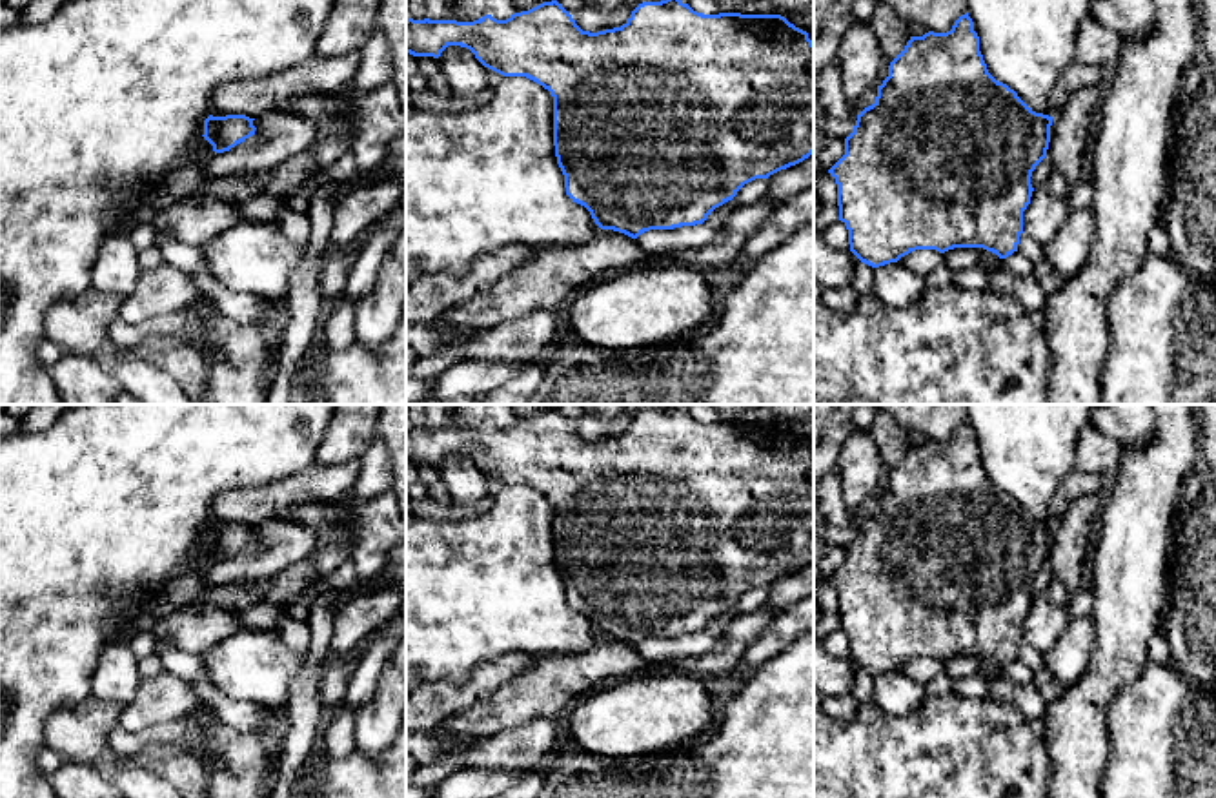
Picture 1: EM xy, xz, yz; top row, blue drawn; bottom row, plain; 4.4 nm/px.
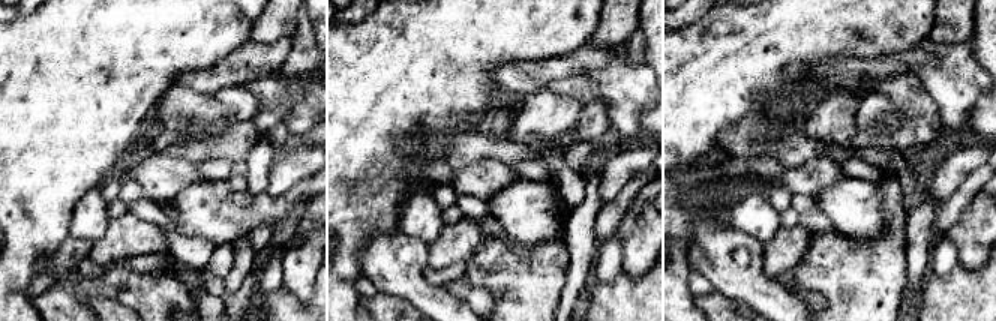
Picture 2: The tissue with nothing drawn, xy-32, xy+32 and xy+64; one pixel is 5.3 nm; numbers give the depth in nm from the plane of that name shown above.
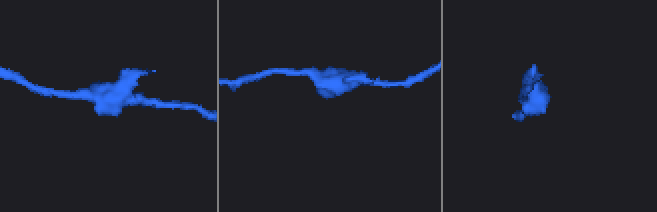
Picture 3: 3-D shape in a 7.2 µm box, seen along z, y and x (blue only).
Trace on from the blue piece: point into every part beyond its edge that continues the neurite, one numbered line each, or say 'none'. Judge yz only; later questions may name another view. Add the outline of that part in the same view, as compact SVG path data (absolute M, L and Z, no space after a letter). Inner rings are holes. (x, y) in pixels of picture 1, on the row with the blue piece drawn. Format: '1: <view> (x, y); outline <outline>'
none

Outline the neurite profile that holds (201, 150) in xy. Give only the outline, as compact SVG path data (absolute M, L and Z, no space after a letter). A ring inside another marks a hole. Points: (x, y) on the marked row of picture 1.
M204 126L195 137L186 157L186 160L197 162L200 166L215 155L213 146L202 135L204 135Z

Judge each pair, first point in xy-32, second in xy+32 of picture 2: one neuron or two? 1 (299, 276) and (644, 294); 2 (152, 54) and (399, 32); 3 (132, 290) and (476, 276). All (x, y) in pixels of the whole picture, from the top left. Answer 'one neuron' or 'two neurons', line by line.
1: two neurons
2: one neuron
3: two neurons

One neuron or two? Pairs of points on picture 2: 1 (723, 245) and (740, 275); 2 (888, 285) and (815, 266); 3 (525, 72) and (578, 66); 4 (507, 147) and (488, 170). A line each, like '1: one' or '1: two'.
1: one
2: one
3: one
4: two

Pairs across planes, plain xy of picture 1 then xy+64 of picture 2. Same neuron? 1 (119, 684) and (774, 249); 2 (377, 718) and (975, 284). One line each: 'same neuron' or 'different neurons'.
1: different neurons
2: different neurons

